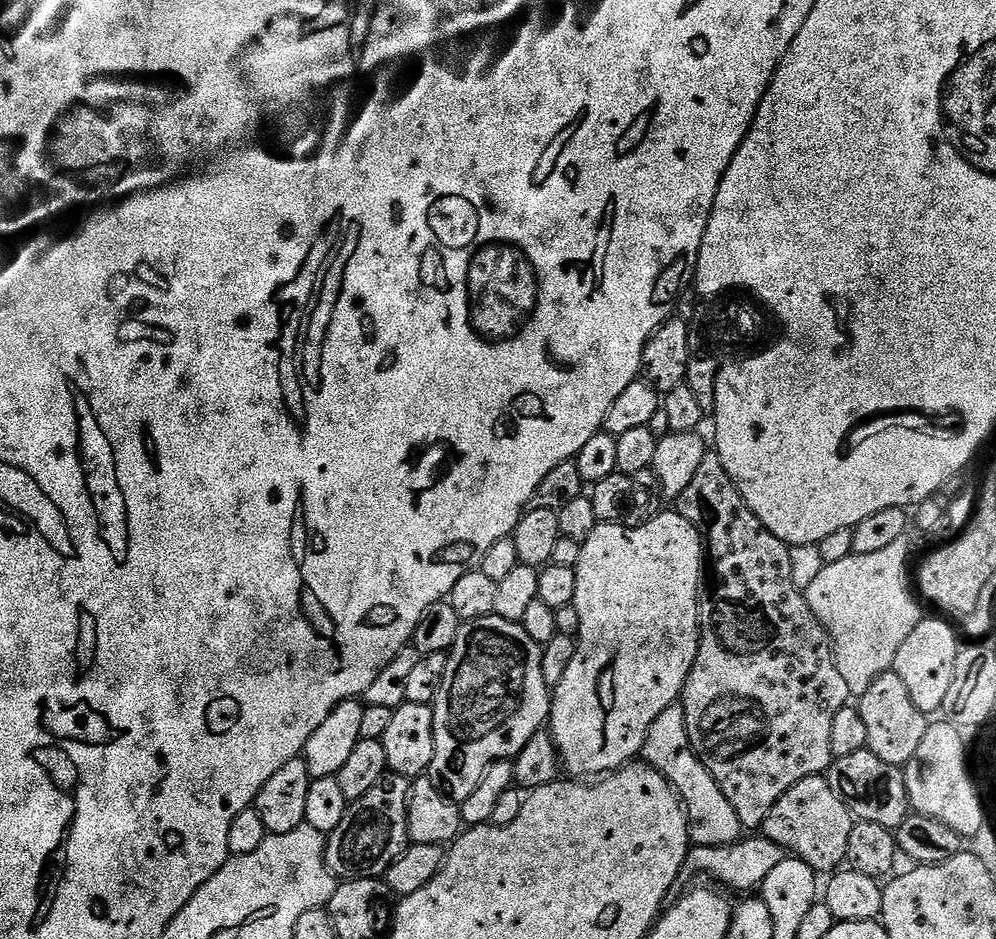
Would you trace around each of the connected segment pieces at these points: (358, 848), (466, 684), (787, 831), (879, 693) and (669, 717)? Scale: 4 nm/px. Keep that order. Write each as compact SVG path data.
M388 774L370 794L349 803L340 825L326 836L324 860L333 876L341 881L375 880L388 873L392 863L410 847L408 799L411 793L409 777Z
M498 615L465 623L447 653L446 674L432 704L434 714L434 758L430 778L447 796L462 802L474 794L484 772L494 762L512 760L549 723L552 714L550 685L542 678L541 645L526 634L523 623Z
M824 776L802 778L770 810L762 835L784 848L789 857L806 862L818 874L832 874L847 861L850 830L854 823L852 811L844 804L839 792L830 790Z
M894 670L881 674L876 681L858 698L858 707L862 714L862 722L866 726L867 751L878 754L882 762L890 762L903 766L914 758L914 750L918 750L922 738L926 738L929 717L914 702L910 702L910 694L902 678Z
M677 702L666 706L658 718L650 726L650 734L646 734L646 742L640 751L643 763L658 770L670 782L670 786L680 797L684 813L688 815L688 838L695 847L726 846L735 844L741 839L742 829L738 810L730 806L730 801L722 790L718 790L718 782L706 770L706 766L697 758L686 730L686 714L683 703Z

